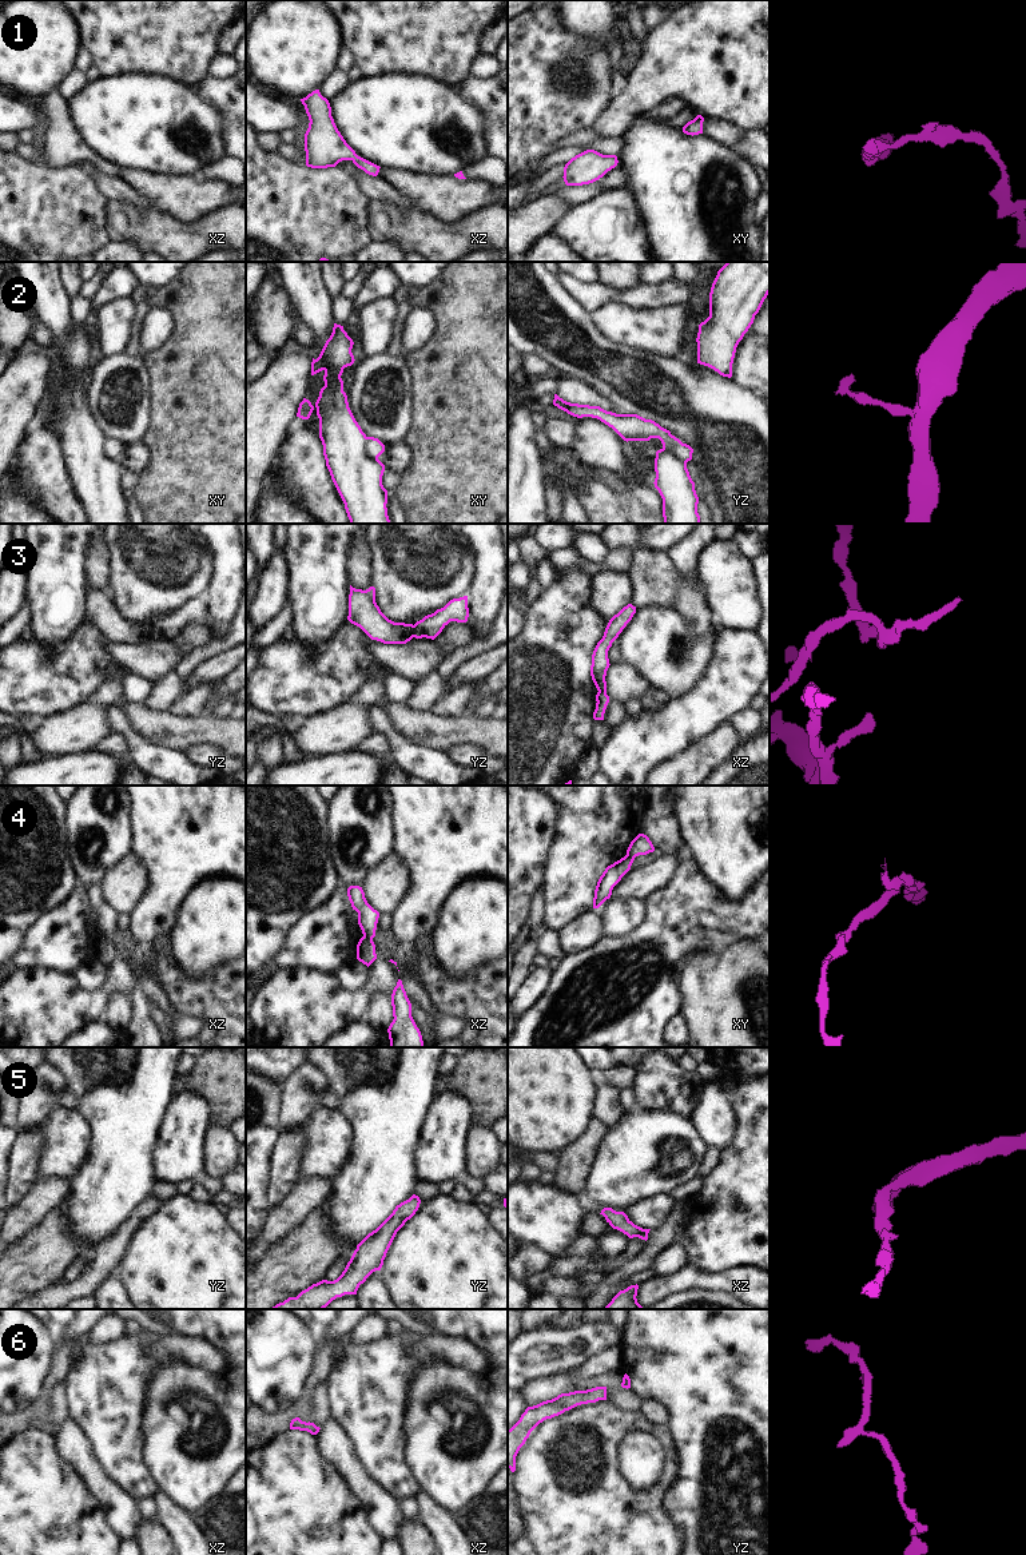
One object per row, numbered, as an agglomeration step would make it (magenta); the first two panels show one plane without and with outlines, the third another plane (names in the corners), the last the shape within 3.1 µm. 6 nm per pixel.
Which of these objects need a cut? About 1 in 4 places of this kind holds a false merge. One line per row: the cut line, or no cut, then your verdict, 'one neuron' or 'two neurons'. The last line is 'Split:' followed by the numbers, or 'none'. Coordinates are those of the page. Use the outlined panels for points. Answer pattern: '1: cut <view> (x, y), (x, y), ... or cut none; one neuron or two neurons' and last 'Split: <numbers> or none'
1: cut none; one neuron
2: cut xy (365, 437), (365, 452), (377, 458); two neurons
3: cut yz (412, 625), (414, 636); two neurons
4: cut xz (364, 934), (372, 939); two neurons
5: cut none; one neuron
6: cut none; one neuron
Split: 2, 3, 4

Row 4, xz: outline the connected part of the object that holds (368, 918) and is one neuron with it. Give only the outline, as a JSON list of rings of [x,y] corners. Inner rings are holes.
[[[350,886],[347,888],[347,896],[353,910],[358,912],[358,924],[362,934],[373,939],[375,936],[379,912],[367,903],[362,887]]]

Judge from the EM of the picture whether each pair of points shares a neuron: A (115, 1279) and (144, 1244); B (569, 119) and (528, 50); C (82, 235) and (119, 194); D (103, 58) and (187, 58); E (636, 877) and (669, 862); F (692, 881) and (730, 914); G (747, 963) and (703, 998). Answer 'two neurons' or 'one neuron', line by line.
A: two neurons
B: one neuron
C: two neurons
D: one neuron
E: one neuron
F: one neuron
G: one neuron

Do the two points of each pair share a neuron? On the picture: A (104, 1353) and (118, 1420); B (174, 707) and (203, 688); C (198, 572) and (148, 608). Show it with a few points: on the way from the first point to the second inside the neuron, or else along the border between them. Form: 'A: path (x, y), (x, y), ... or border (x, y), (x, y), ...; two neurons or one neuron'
A: path (104, 1369), (107, 1404); one neuron
B: path (181, 706), (187, 704), (197, 695); one neuron
C: path (186, 572), (160, 596); one neuron

